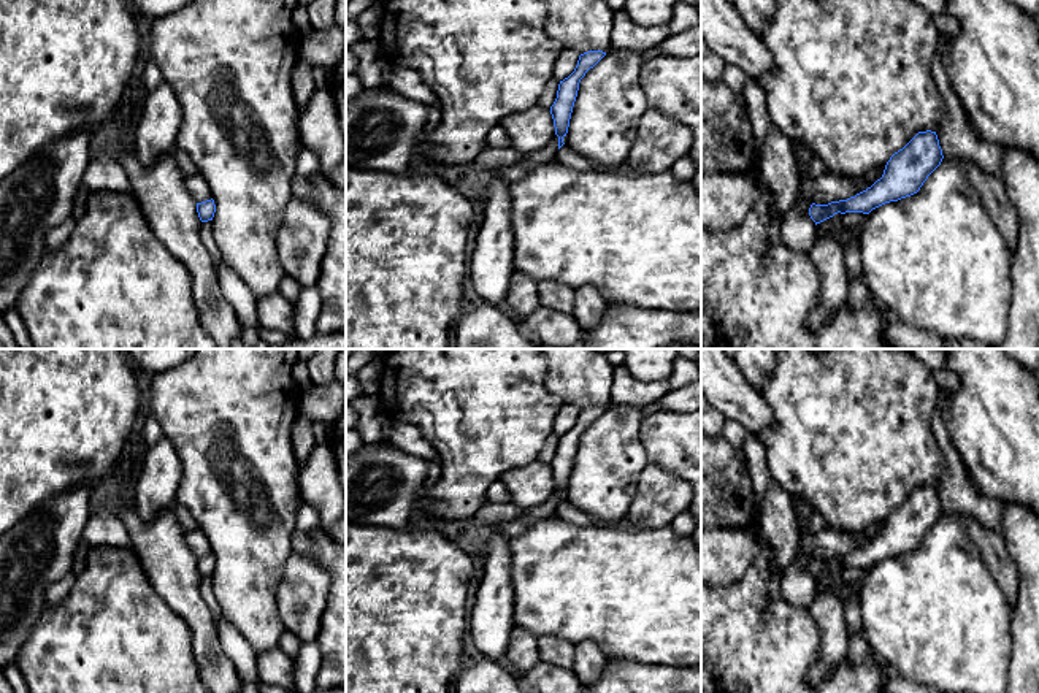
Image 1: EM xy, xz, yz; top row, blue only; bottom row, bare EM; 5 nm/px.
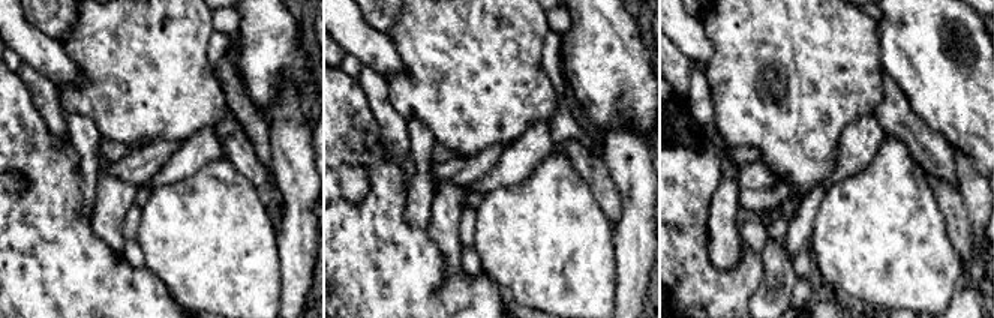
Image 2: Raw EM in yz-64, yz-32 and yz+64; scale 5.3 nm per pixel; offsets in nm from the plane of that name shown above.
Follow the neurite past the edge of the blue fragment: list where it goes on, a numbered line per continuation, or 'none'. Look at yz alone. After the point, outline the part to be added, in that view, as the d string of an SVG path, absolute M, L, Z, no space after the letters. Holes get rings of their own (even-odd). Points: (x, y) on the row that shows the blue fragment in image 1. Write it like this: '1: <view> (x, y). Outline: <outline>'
none

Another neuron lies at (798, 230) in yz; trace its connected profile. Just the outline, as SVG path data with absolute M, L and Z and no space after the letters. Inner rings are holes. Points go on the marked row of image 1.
M796 198L780 228L782 239L790 249L807 254L817 239L817 225L809 216L811 205L809 200Z

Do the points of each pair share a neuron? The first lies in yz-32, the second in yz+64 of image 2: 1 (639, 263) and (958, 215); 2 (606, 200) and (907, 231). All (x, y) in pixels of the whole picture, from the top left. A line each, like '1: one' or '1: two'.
1: two
2: two

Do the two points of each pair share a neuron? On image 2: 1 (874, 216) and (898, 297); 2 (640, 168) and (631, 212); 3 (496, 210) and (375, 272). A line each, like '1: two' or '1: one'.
1: one
2: one
3: two

